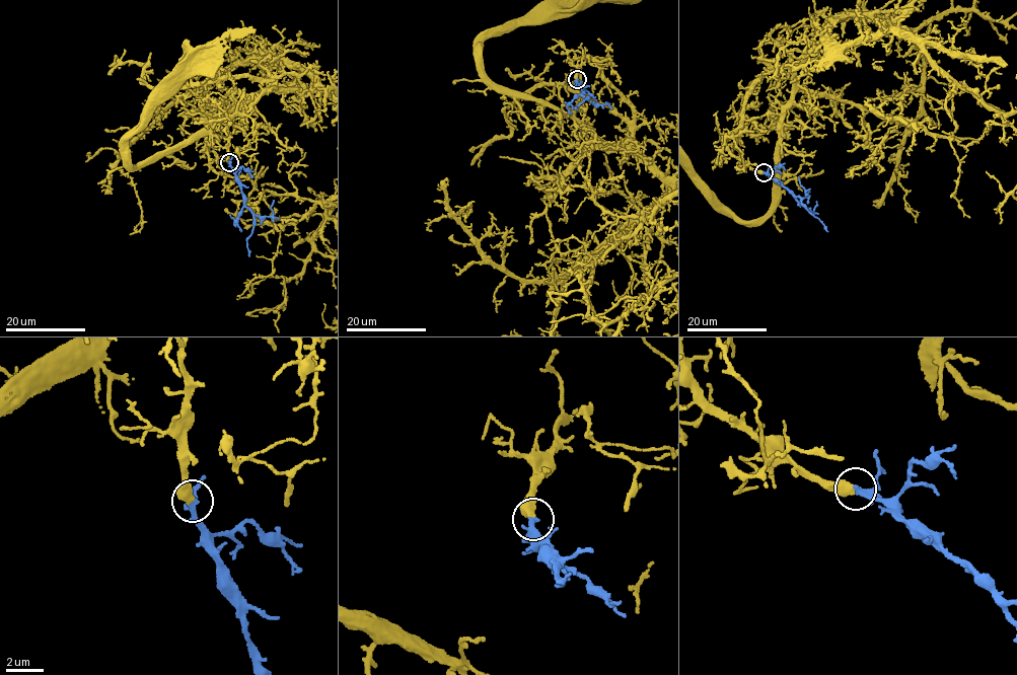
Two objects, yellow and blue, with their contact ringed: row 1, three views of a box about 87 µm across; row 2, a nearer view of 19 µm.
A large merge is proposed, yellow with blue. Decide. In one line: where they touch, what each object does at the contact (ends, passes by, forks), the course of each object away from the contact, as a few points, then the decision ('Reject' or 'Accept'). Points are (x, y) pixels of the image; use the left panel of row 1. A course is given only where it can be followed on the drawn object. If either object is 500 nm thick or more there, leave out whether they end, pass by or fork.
Place: (229, 162). Course of yellow: (230, 162), (231, 119), (274, 80), (135, 166), (127, 140), (194, 51), (242, 34). Course of blue: (230, 162), (235, 181), (241, 188), (243, 205), (252, 214), (253, 229), (246, 241), (248, 256). Accept

